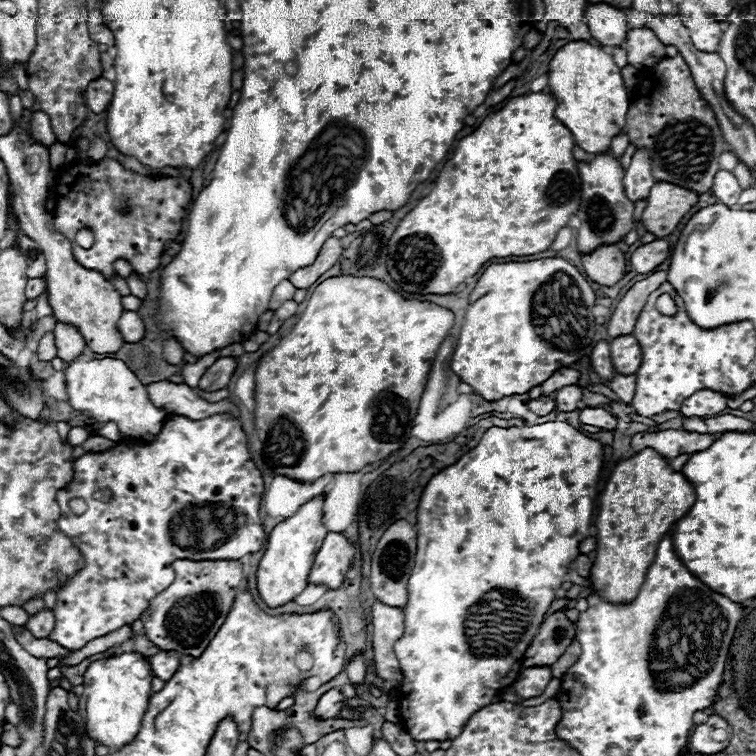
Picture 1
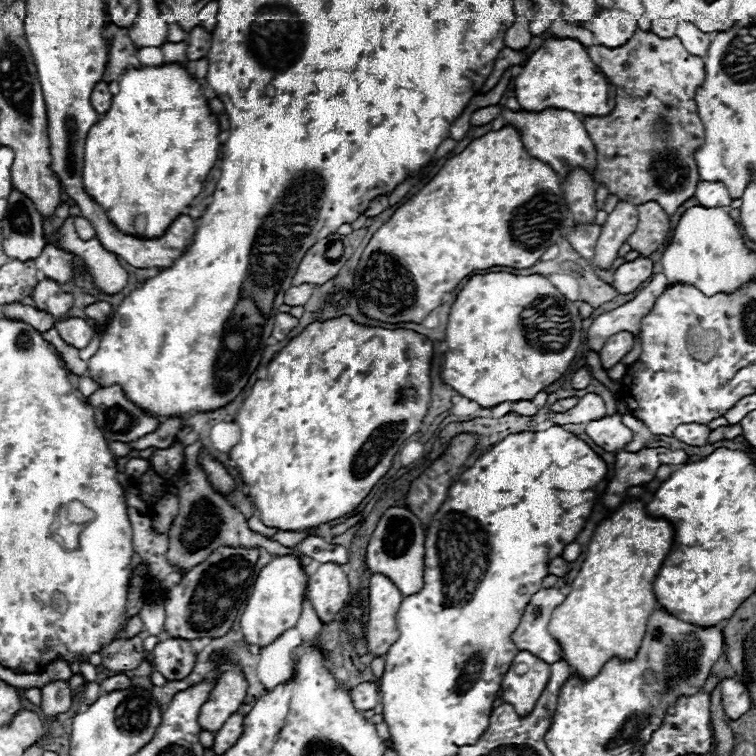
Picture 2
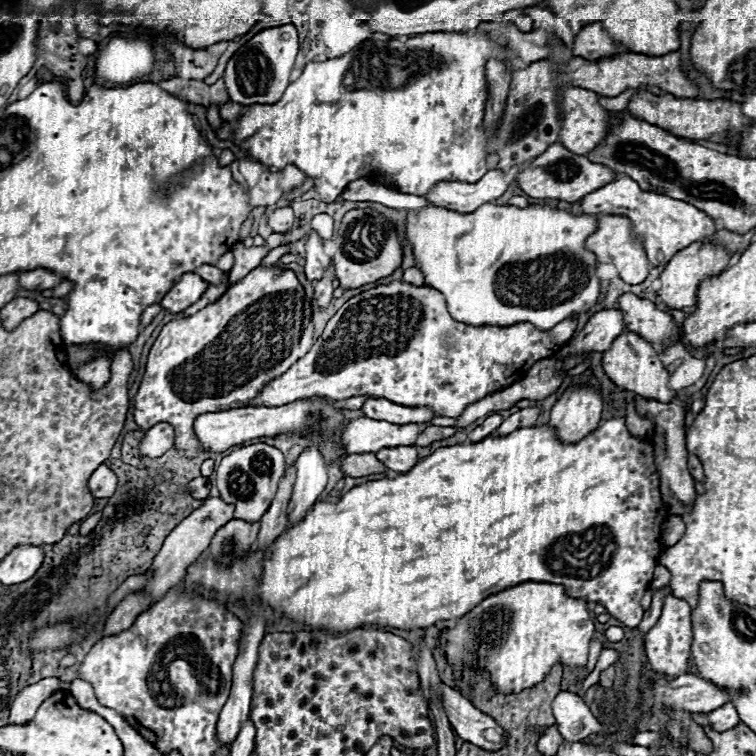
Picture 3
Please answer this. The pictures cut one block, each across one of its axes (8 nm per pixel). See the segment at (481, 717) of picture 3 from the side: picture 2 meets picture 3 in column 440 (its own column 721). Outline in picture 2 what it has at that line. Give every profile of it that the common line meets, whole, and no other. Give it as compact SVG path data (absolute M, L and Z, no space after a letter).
M728 678L720 684L720 688L722 688L722 706L730 720L738 720L740 716L744 716L750 710L750 698L748 698L742 682Z

